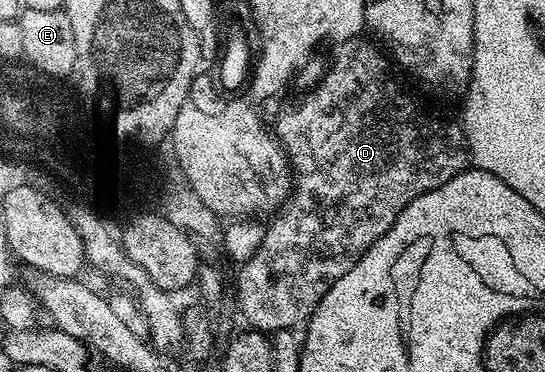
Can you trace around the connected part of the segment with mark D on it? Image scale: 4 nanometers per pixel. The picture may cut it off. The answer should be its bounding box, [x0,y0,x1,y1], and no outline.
[236,36,469,332]

